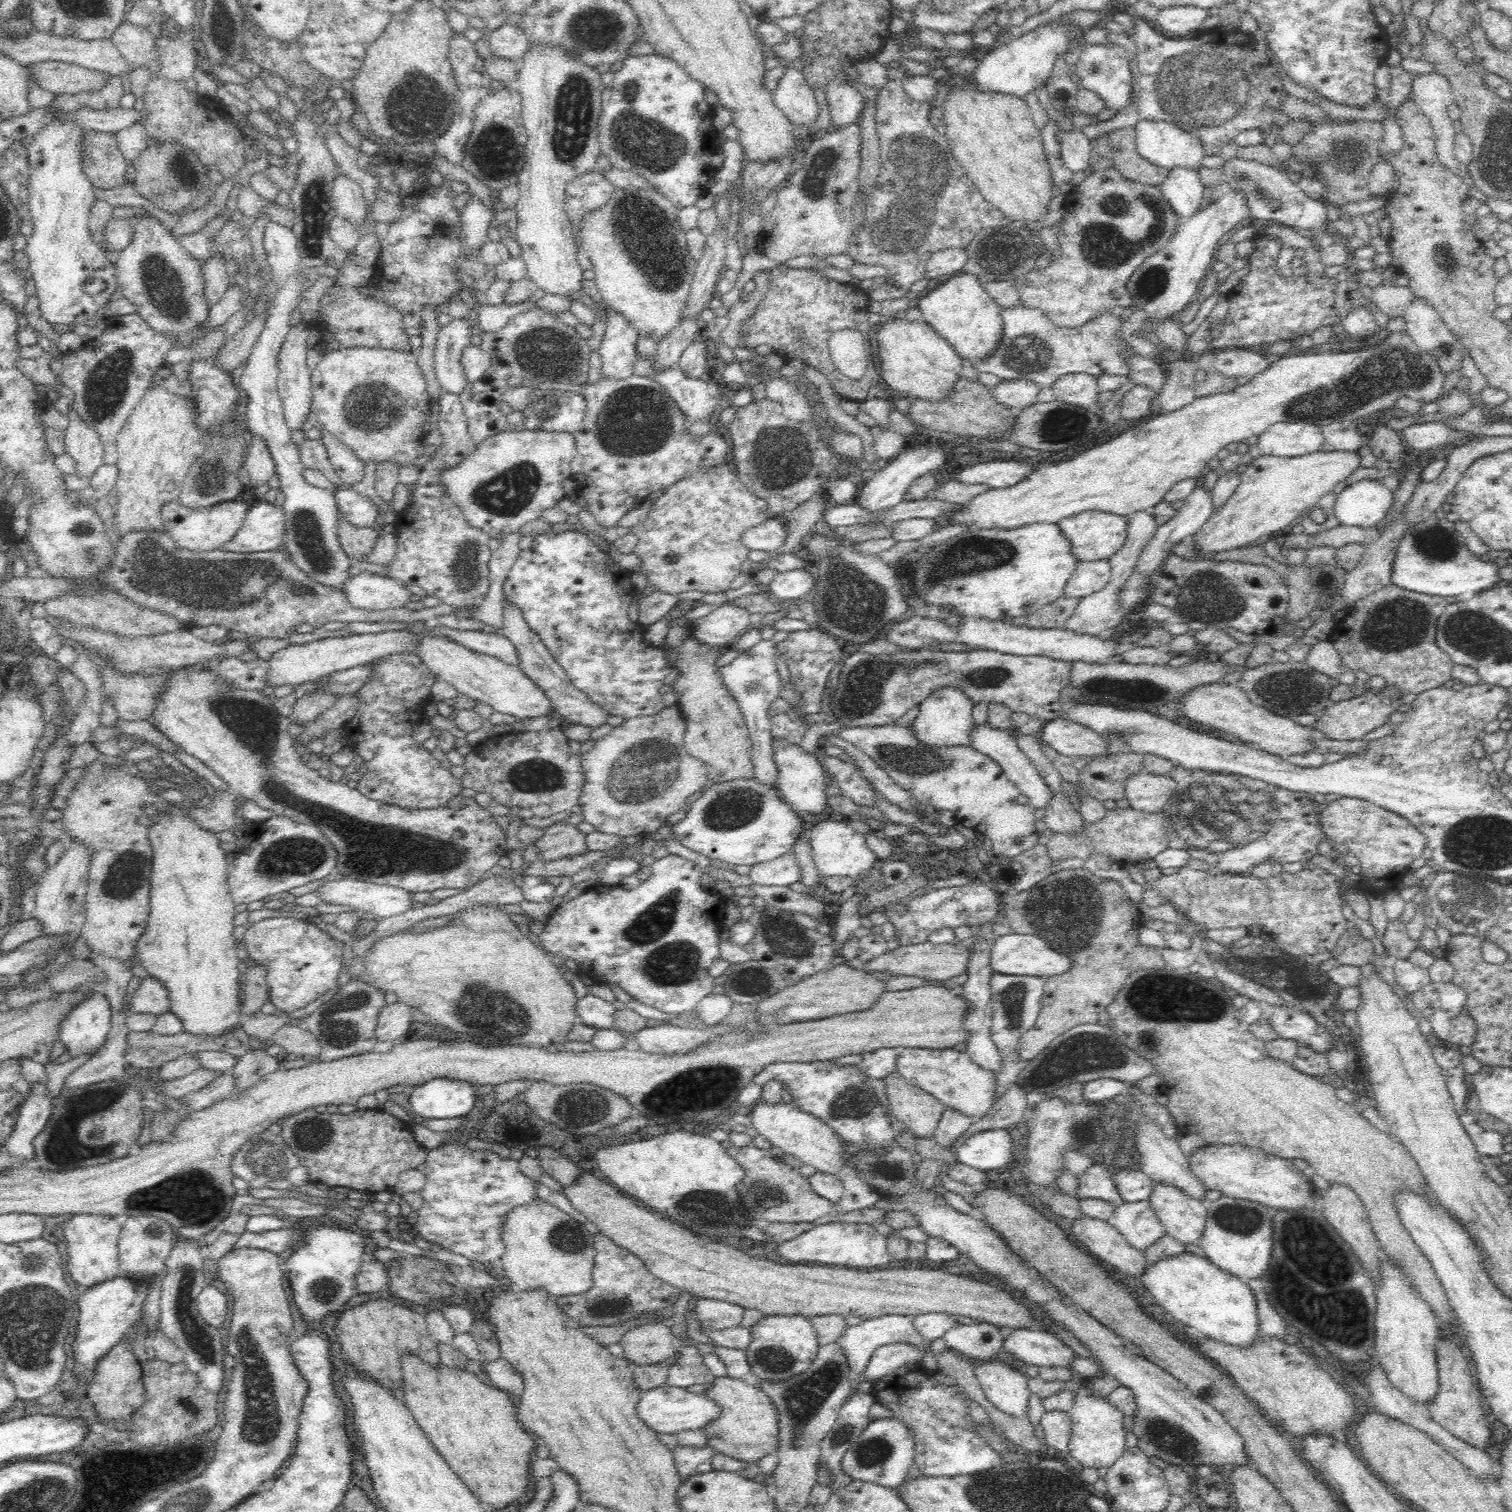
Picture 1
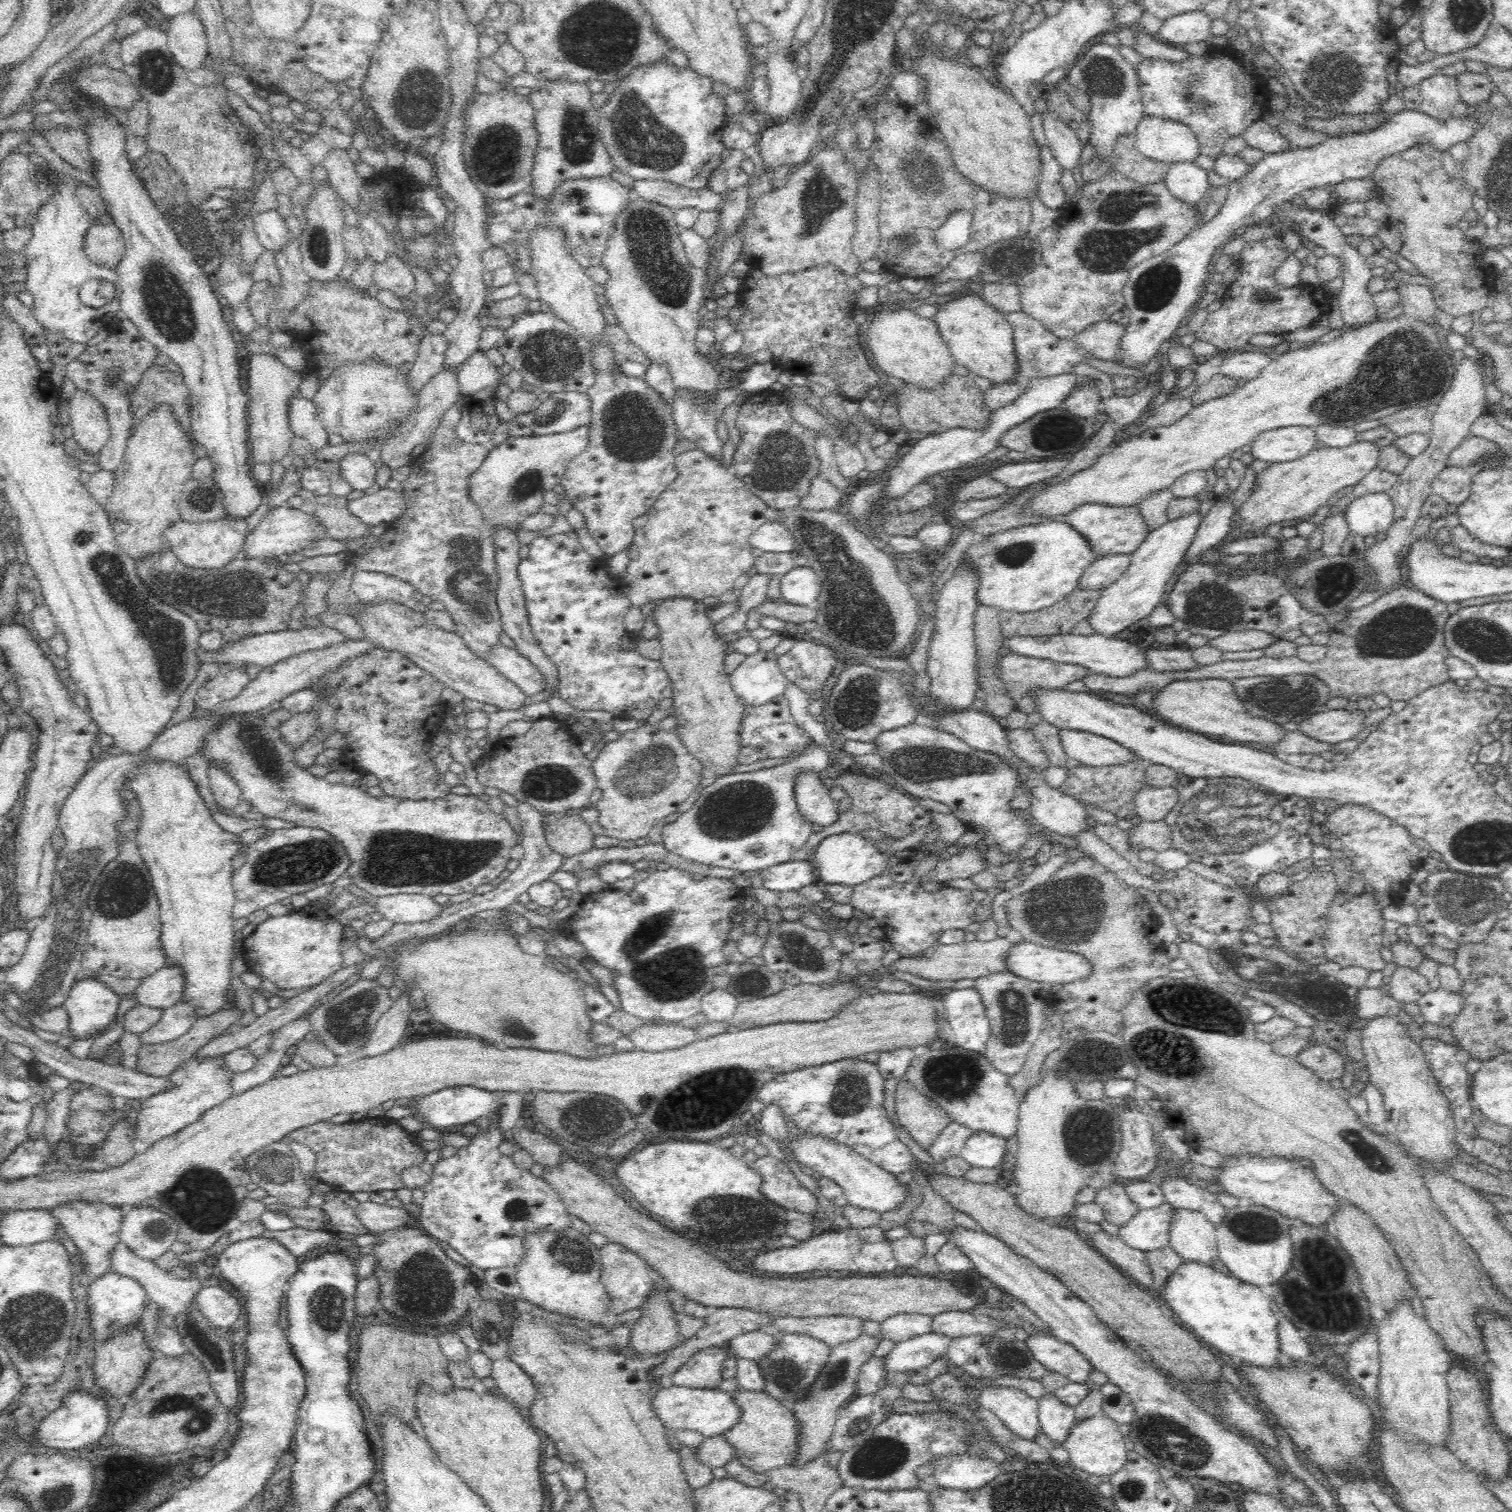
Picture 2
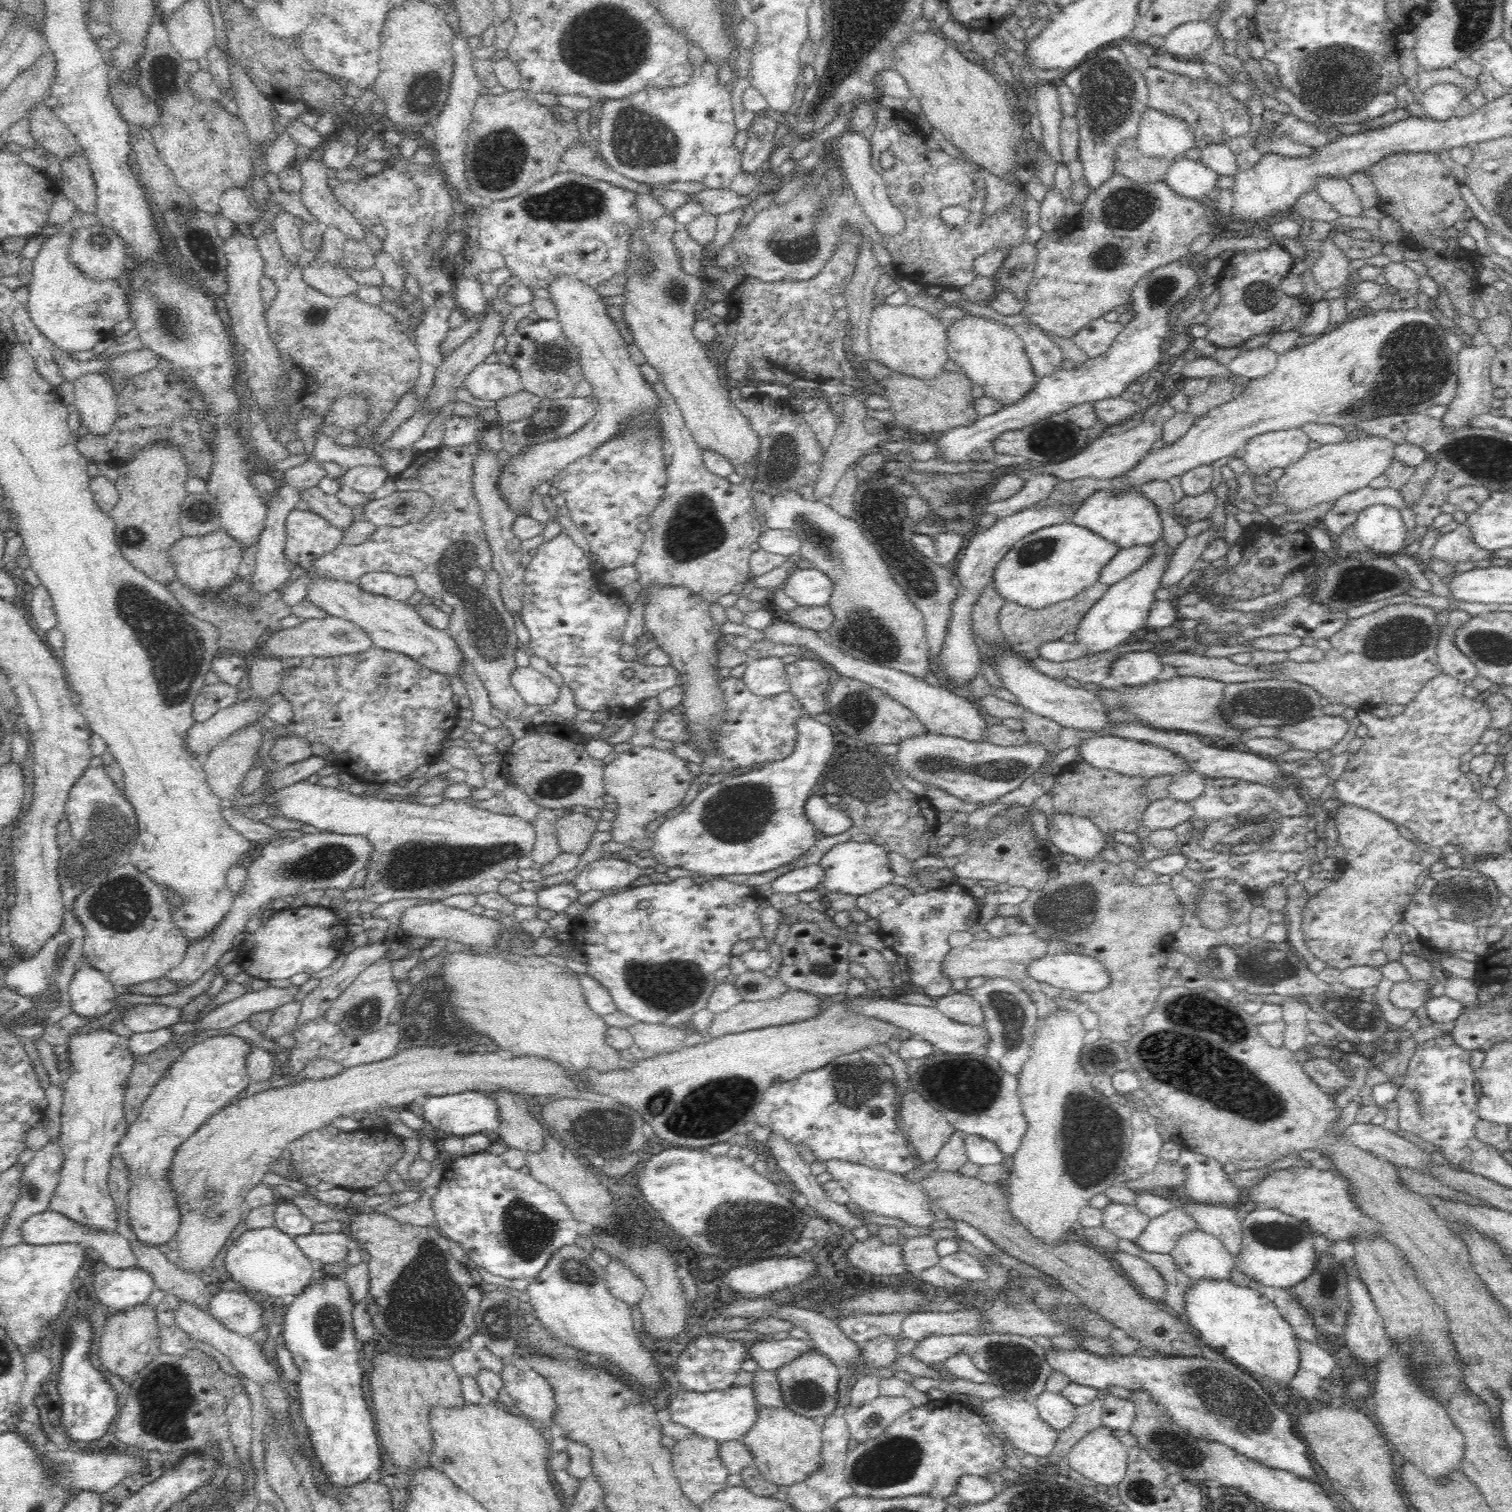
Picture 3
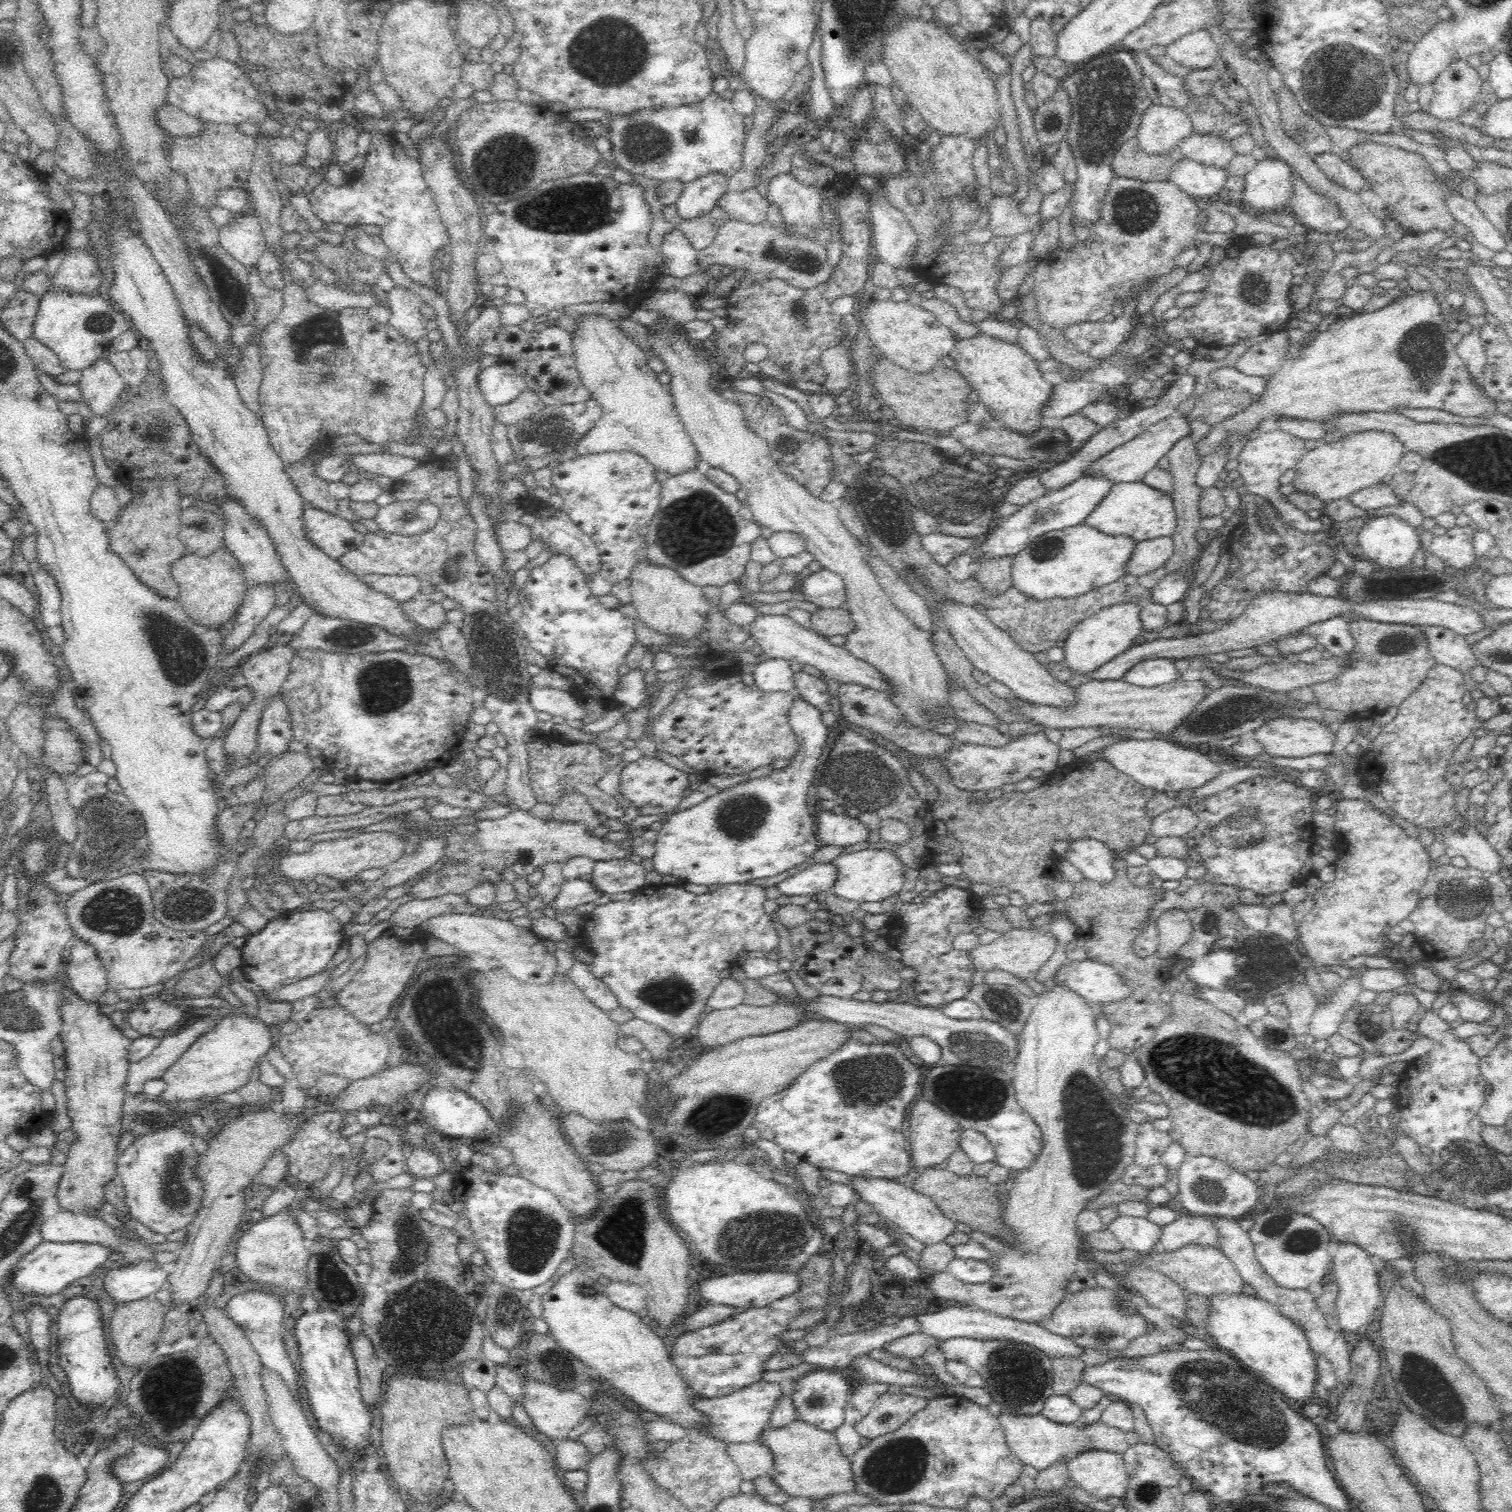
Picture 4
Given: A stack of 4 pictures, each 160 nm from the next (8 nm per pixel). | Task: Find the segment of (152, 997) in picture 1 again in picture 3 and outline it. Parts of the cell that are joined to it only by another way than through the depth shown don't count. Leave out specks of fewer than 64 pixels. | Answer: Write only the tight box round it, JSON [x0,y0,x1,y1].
[165,834,373,985]

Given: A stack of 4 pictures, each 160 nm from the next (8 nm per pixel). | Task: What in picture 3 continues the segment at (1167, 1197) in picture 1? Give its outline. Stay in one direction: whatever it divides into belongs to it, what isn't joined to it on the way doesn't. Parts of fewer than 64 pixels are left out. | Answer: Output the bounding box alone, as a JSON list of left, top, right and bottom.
[1170,1230,1236,1284]

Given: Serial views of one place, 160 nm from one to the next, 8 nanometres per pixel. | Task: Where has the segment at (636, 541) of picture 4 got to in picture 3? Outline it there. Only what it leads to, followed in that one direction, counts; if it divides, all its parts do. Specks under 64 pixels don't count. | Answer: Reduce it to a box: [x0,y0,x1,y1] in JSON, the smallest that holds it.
[550,427,667,571]

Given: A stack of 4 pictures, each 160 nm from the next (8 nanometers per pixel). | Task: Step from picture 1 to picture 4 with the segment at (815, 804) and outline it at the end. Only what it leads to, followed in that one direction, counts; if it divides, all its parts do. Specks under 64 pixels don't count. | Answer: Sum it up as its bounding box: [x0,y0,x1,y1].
[816,811,869,846]

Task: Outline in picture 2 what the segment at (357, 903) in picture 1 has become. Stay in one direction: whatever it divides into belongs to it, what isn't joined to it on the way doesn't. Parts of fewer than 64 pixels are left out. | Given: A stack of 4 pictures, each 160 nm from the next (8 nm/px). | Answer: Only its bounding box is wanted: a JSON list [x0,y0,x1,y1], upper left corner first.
[367,894,444,924]

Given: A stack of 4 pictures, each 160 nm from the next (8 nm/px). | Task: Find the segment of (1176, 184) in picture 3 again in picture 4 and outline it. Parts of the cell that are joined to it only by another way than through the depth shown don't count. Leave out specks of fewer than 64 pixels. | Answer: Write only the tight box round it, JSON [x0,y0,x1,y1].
[1169,158,1229,203]

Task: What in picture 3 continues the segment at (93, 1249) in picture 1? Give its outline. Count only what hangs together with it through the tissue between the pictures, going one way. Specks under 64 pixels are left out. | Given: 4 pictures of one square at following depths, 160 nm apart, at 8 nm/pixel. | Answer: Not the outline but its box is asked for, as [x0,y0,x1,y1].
[49,1030,136,1231]

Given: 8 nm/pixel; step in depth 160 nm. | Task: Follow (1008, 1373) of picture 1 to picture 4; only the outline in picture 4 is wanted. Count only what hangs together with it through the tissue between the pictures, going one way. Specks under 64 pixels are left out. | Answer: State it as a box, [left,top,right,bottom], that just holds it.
[986,1405,1130,1472]

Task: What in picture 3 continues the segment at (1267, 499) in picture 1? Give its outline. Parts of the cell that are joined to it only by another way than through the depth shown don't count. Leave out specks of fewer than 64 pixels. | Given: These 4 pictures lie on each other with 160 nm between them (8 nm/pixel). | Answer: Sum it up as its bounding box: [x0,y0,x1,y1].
[1269,435,1395,511]

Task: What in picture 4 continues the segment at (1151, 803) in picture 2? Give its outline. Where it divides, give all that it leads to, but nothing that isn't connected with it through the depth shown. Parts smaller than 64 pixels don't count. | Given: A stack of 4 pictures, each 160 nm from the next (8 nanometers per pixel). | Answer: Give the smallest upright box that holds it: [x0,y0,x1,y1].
[1151,807,1200,839]

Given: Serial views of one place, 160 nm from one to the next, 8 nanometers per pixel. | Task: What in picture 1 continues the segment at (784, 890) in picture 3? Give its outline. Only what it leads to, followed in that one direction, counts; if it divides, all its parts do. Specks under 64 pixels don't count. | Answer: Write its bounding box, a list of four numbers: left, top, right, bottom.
[749,853,801,886]

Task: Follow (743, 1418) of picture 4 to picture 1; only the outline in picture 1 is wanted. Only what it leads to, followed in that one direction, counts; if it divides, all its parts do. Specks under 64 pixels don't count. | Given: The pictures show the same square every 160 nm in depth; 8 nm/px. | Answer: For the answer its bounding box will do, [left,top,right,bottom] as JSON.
[637,1382,722,1434]

